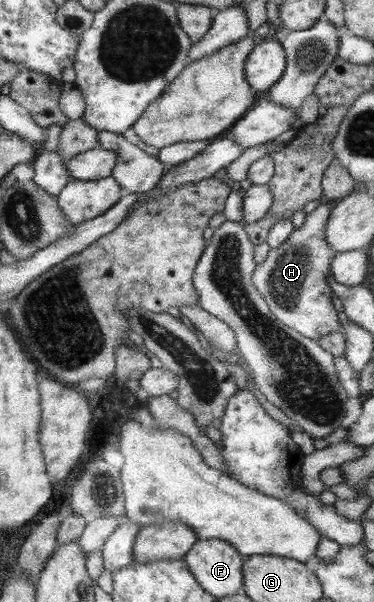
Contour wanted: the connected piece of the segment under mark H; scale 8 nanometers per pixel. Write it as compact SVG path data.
M323 200L317 209L306 215L303 224L293 229L281 246L270 249L265 261L256 264L251 279L271 313L282 324L312 340L321 339L332 331L341 332L344 325L333 305L333 290L328 284L331 263L337 252L325 242L325 229L334 203Z

